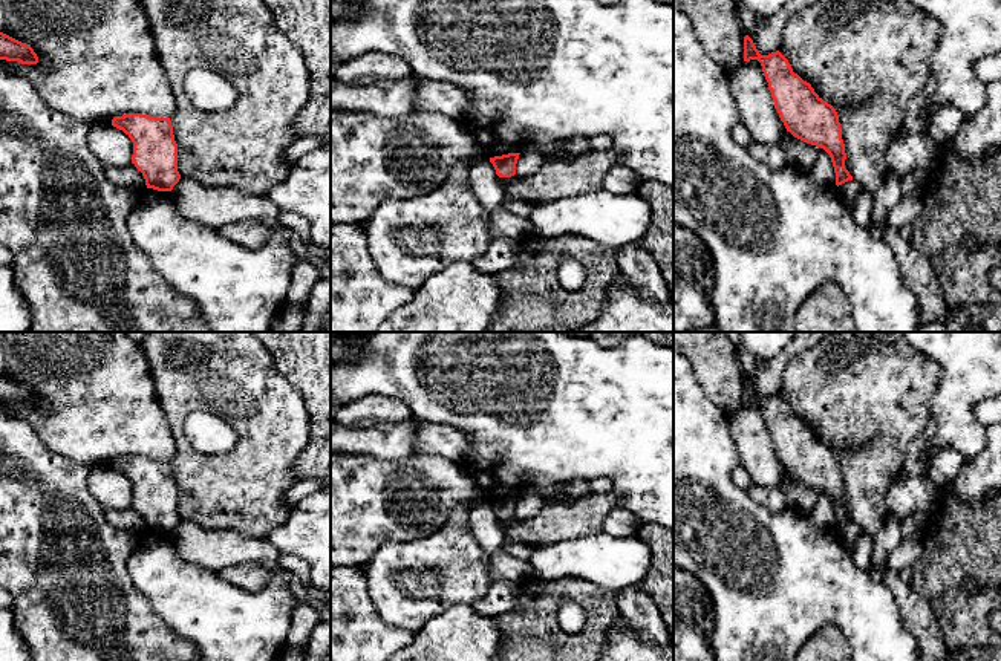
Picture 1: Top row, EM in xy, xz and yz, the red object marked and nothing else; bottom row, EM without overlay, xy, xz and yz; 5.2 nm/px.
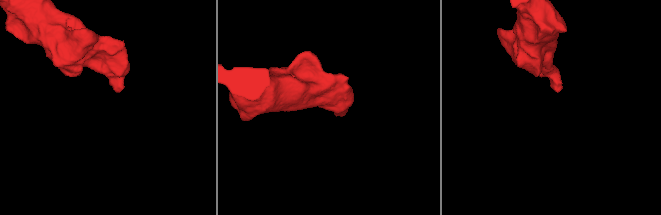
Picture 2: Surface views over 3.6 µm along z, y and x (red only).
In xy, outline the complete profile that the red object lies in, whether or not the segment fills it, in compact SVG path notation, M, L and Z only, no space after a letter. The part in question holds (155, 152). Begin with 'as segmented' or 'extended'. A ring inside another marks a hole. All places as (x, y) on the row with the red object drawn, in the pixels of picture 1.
as segmented | M130 113L115 116L112 125L132 139L132 164L142 173L147 188L171 191L181 174L170 118Z

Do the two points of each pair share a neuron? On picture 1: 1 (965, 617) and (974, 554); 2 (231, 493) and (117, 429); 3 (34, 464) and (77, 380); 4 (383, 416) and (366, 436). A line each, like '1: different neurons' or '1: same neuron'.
1: same neuron
2: different neurons
3: different neurons
4: different neurons

